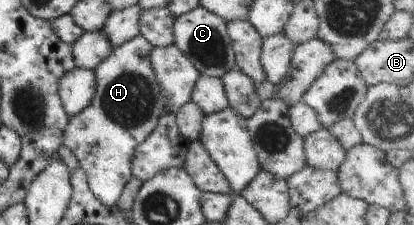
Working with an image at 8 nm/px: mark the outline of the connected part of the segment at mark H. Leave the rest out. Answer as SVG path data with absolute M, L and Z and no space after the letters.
M141 34L123 45L112 48L108 58L104 59L94 70L96 75L94 99L81 113L69 117L68 125L62 135L64 137L62 145L70 149L80 163L80 168L86 173L92 193L108 208L116 208L124 187L133 177L132 159L136 147L154 131L158 119L166 113L164 97L150 64L152 50L151 44Z

